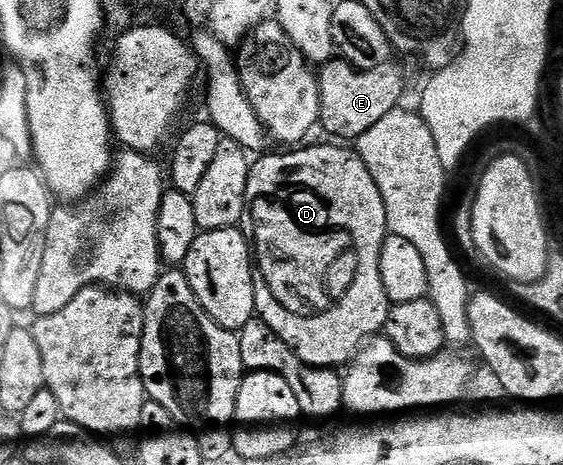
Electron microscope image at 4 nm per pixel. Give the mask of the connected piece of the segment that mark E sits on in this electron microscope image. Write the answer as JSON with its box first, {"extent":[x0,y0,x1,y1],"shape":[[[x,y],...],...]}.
{"extent":[319,58,404,141],"shape":[[[333,58],[331,63],[323,64],[319,68],[320,83],[320,118],[319,126],[324,126],[325,136],[336,141],[354,141],[366,129],[371,129],[377,121],[382,121],[386,113],[397,110],[401,106],[400,98],[404,95],[404,71],[398,64],[386,61],[382,65],[374,65],[365,71],[357,71],[351,63],[343,58]]]}

